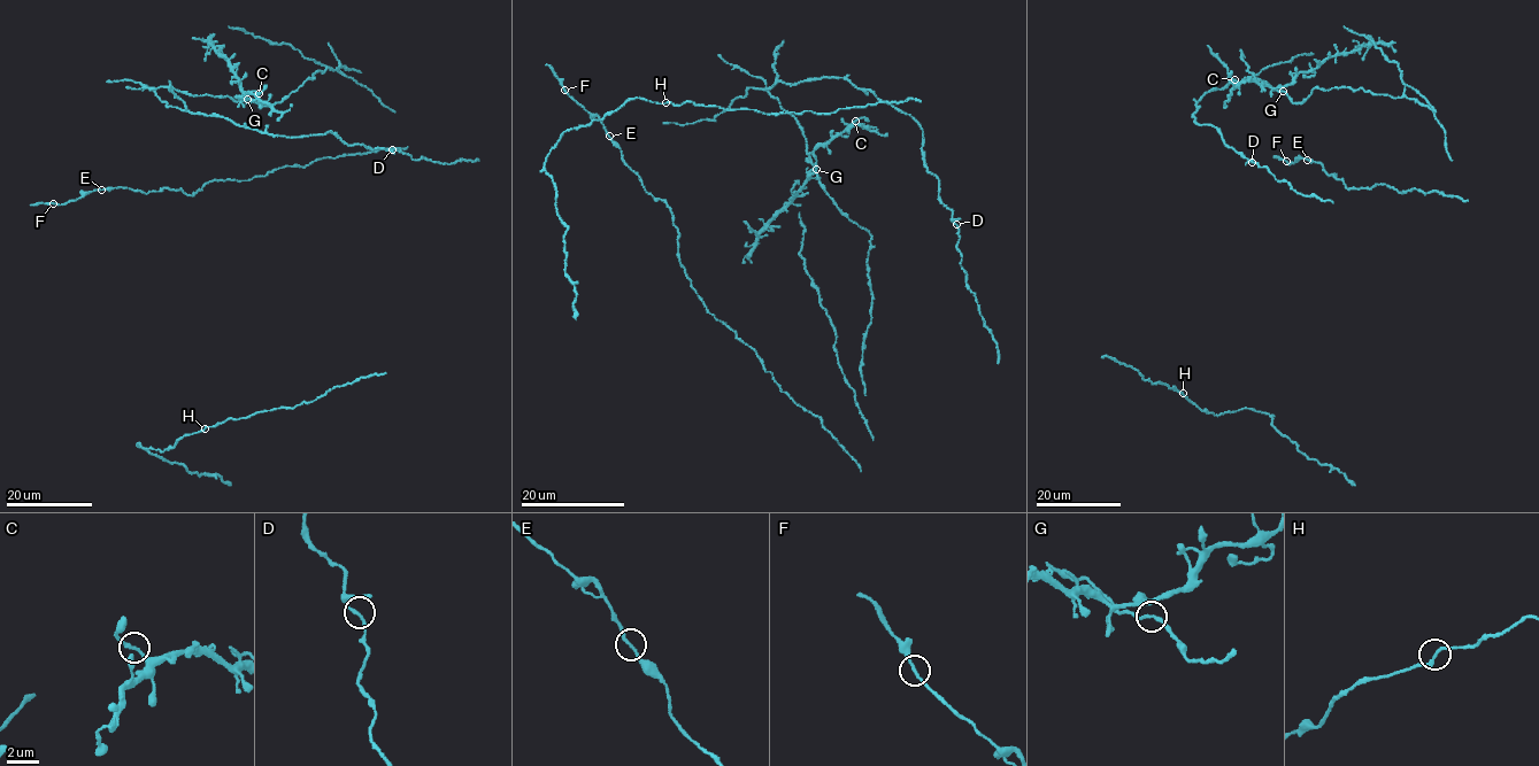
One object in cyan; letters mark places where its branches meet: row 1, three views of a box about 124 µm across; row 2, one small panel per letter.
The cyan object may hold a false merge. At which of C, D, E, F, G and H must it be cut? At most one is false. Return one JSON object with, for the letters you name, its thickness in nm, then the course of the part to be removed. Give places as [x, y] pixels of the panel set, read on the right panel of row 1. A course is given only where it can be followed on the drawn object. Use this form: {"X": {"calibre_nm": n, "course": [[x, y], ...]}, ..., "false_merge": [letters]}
{"false_merge": []}

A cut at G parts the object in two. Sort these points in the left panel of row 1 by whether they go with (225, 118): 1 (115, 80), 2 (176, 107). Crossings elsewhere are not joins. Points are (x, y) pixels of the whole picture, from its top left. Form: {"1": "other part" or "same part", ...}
{"1": "same part", "2": "same part"}

